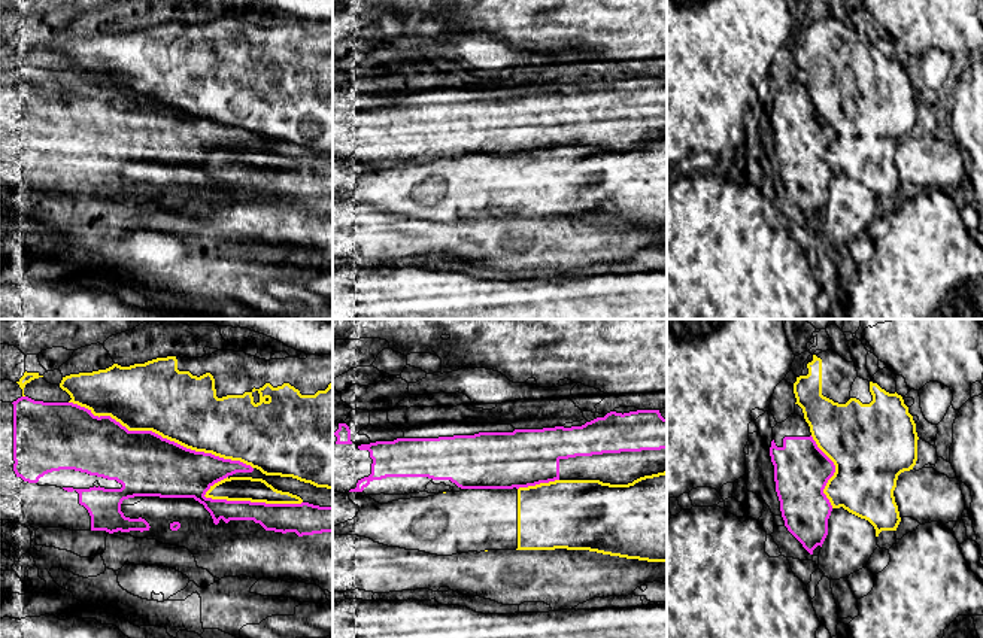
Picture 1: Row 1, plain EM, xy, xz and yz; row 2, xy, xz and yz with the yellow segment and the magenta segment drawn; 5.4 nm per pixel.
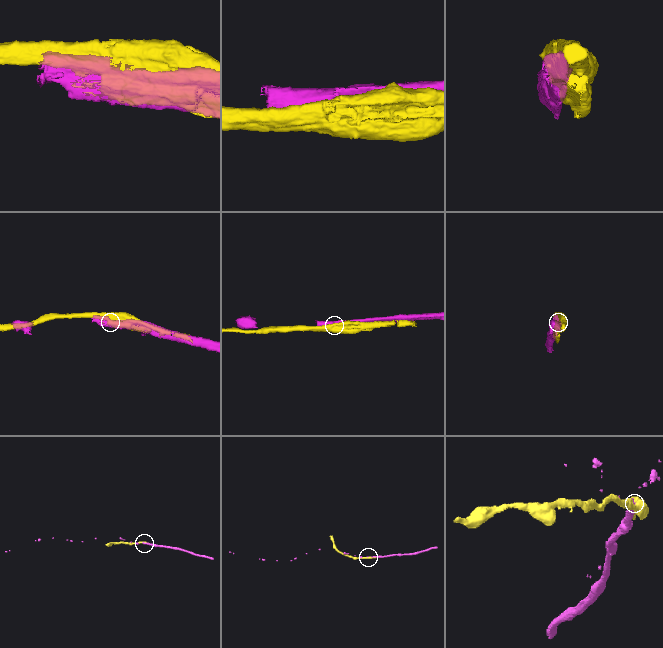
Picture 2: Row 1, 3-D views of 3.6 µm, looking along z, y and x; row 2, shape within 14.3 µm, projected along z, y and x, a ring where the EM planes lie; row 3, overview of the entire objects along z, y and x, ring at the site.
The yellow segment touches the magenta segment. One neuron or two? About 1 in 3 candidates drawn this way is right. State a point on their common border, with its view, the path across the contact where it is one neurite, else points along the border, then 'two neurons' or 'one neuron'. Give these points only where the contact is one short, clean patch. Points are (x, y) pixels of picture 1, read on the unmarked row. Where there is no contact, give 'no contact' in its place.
contact xy (161, 102); two neurons

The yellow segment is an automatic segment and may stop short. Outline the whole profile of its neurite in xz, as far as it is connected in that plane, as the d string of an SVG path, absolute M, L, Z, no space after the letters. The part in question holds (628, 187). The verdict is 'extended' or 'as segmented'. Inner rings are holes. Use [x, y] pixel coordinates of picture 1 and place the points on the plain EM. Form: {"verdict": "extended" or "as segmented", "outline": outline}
{"verdict": "as segmented", "outline": "M667 137L628 151L555 146L519 154L516 216L555 215L667 228Z"}

